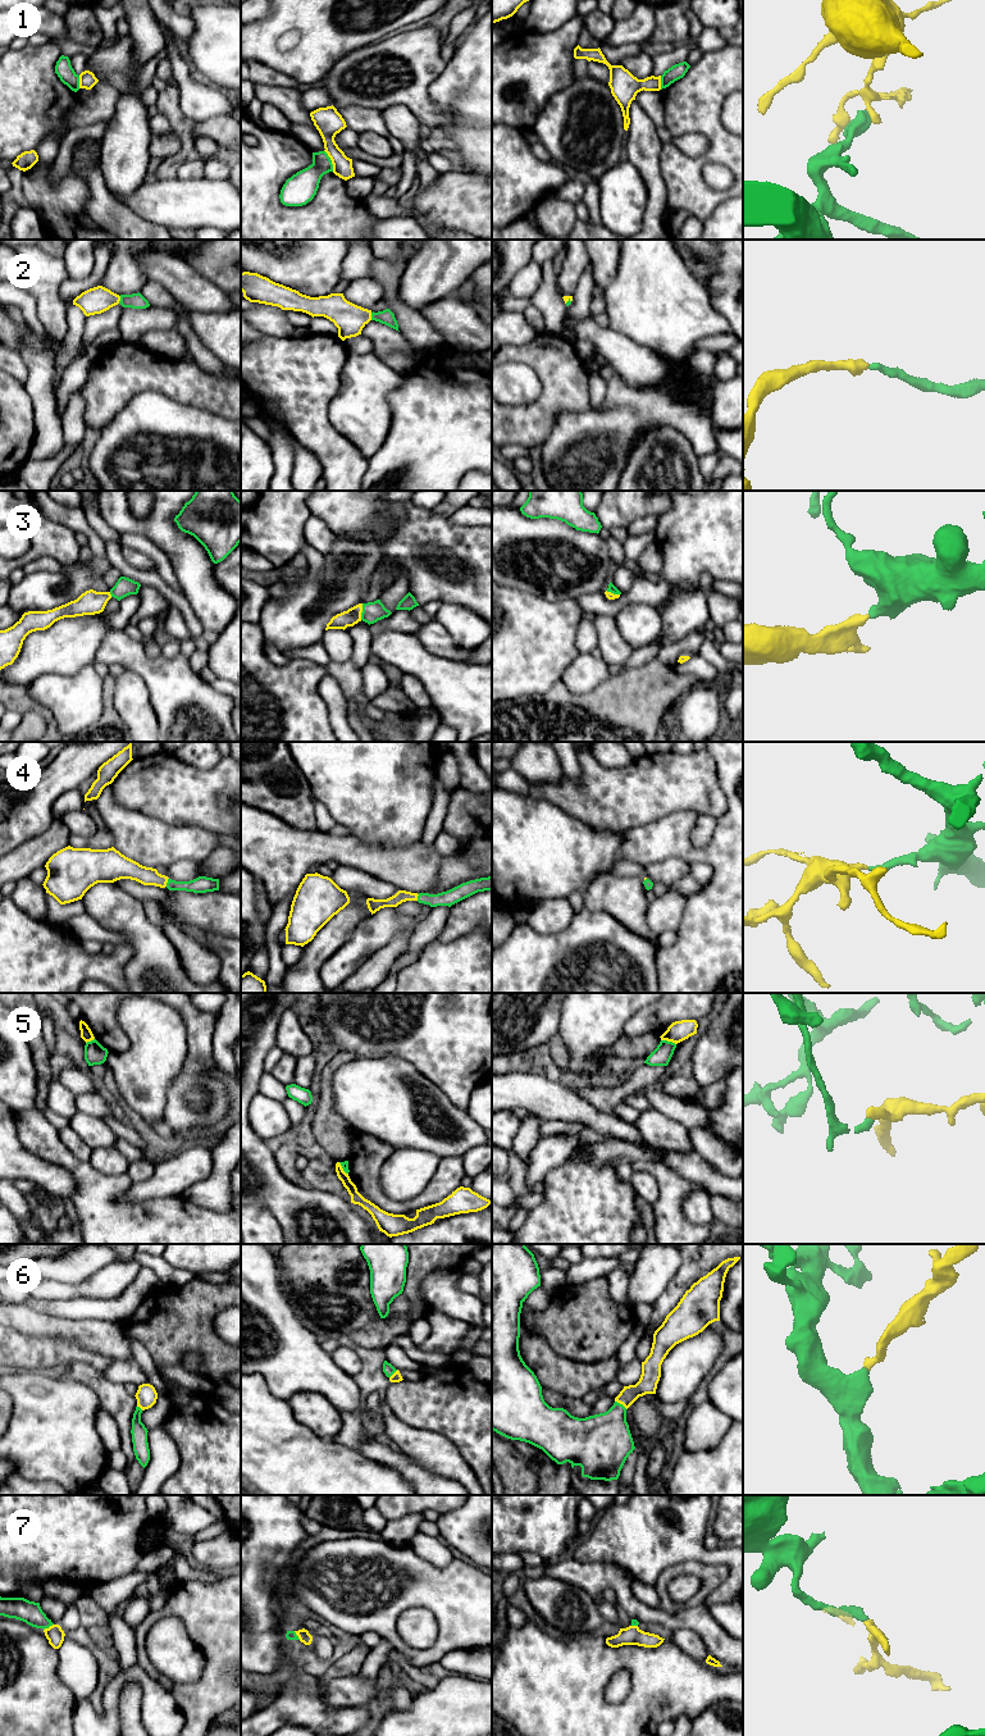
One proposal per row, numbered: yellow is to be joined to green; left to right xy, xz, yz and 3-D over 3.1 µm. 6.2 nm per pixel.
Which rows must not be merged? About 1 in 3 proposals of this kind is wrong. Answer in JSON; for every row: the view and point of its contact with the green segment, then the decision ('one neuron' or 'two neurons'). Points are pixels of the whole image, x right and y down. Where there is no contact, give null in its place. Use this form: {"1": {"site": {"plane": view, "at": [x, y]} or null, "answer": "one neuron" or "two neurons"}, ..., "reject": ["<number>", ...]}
{"1": {"site": {"plane": "xz", "at": [331, 160]}, "answer": "two neurons"}, "2": {"site": {"plane": "xy", "at": [121, 300]}, "answer": "one neuron"}, "3": {"site": {"plane": "xz", "at": [363, 611]}, "answer": "one neuron"}, "4": {"site": {"plane": "xy", "at": [168, 882]}, "answer": "one neuron"}, "5": {"site": {"plane": "yz", "at": [669, 1042]}, "answer": "two neurons"}, "6": {"site": {"plane": "yz", "at": [621, 1404]}, "answer": "one neuron"}, "7": {"site": {"plane": "xy", "at": [48, 1627]}, "answer": "one neuron"}, "reject": ["1", "5"]}

